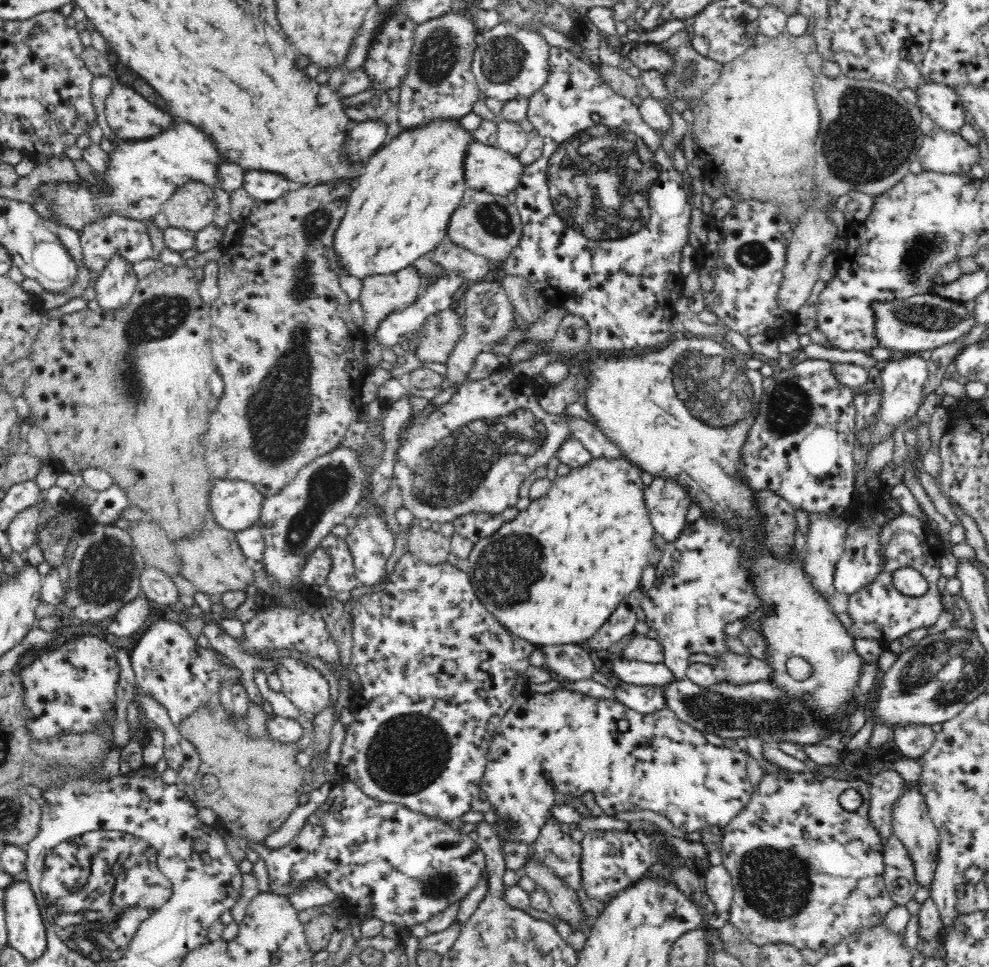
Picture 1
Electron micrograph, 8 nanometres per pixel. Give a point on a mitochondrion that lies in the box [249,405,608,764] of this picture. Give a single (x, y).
(444, 476)

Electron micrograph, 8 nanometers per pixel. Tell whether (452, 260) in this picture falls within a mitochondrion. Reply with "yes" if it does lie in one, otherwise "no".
no

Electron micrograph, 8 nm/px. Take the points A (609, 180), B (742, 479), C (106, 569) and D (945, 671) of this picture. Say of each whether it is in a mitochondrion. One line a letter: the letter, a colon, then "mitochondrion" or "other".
A: mitochondrion
B: other
C: mitochondrion
D: mitochondrion

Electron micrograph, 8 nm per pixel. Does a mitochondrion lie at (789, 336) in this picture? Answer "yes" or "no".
no

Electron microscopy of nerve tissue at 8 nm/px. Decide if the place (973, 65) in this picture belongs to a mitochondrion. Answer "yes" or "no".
no

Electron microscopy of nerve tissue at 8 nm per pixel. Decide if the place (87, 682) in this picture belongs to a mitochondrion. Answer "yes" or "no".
no

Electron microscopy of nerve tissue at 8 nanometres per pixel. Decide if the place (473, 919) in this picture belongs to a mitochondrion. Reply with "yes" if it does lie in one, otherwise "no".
no

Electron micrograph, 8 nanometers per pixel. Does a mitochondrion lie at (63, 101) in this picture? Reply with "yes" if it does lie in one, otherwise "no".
no

